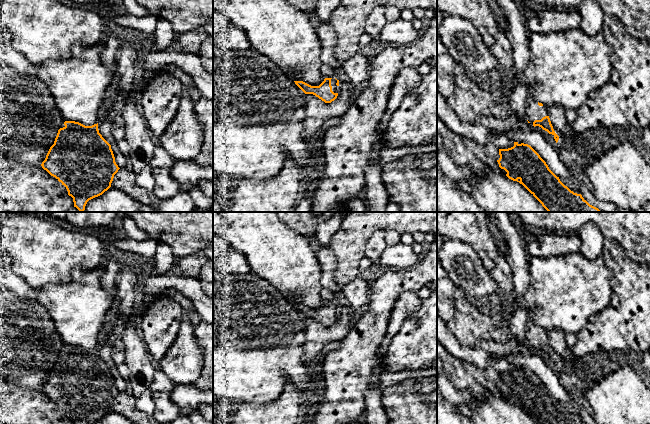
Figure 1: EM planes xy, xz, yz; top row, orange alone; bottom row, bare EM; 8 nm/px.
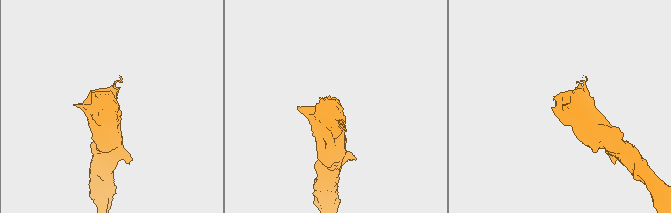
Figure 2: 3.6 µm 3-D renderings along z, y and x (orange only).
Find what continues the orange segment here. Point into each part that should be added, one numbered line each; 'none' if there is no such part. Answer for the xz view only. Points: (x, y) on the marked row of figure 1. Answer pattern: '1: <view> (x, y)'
1: xz (335, 88)

